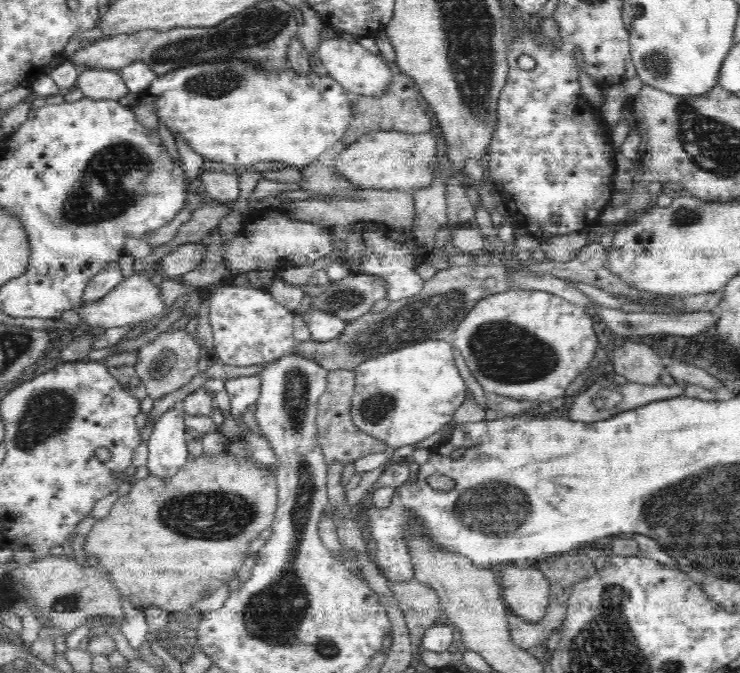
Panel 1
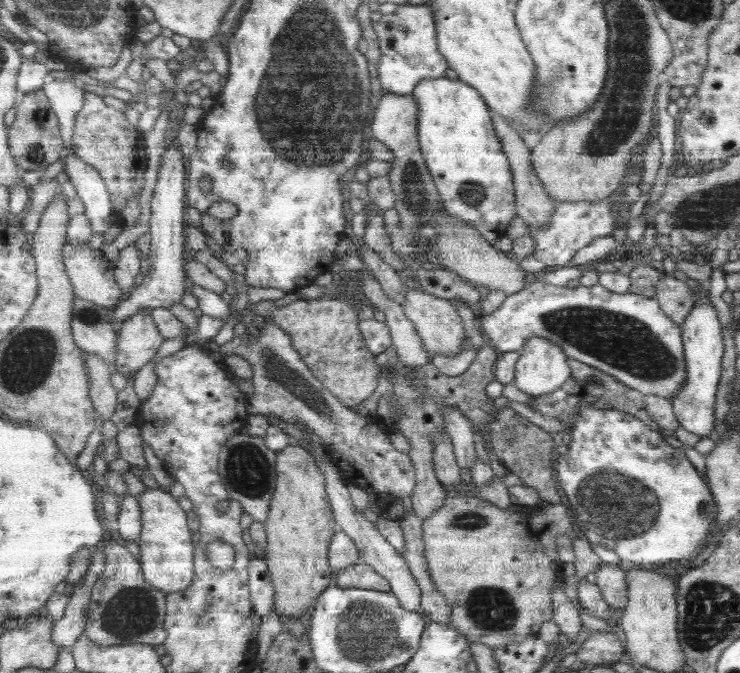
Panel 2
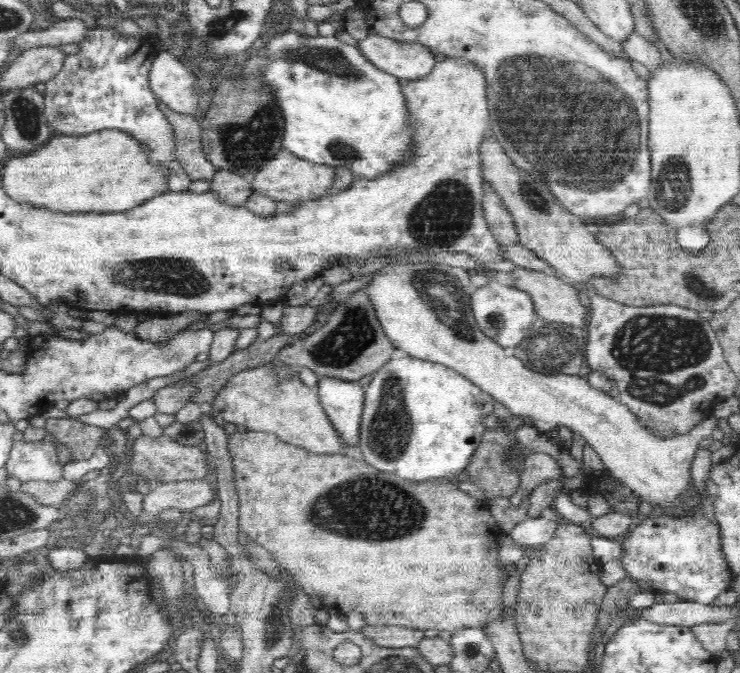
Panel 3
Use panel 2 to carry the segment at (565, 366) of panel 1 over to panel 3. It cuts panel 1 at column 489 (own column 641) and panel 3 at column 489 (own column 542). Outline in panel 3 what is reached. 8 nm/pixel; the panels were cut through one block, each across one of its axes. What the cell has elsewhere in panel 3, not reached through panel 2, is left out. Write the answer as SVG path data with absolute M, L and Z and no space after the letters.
M494 279L471 293L471 309L480 330L504 348L515 347L520 341L525 342L530 326L537 320L534 301L528 293L514 286L500 285Z

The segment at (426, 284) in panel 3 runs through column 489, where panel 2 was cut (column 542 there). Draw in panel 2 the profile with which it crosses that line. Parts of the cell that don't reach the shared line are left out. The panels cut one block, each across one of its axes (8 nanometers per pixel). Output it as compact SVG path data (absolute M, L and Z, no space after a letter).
M534 336L518 351L521 358L517 360L513 383L526 394L550 394L558 390L572 374L570 364L566 362L568 354L553 341Z

